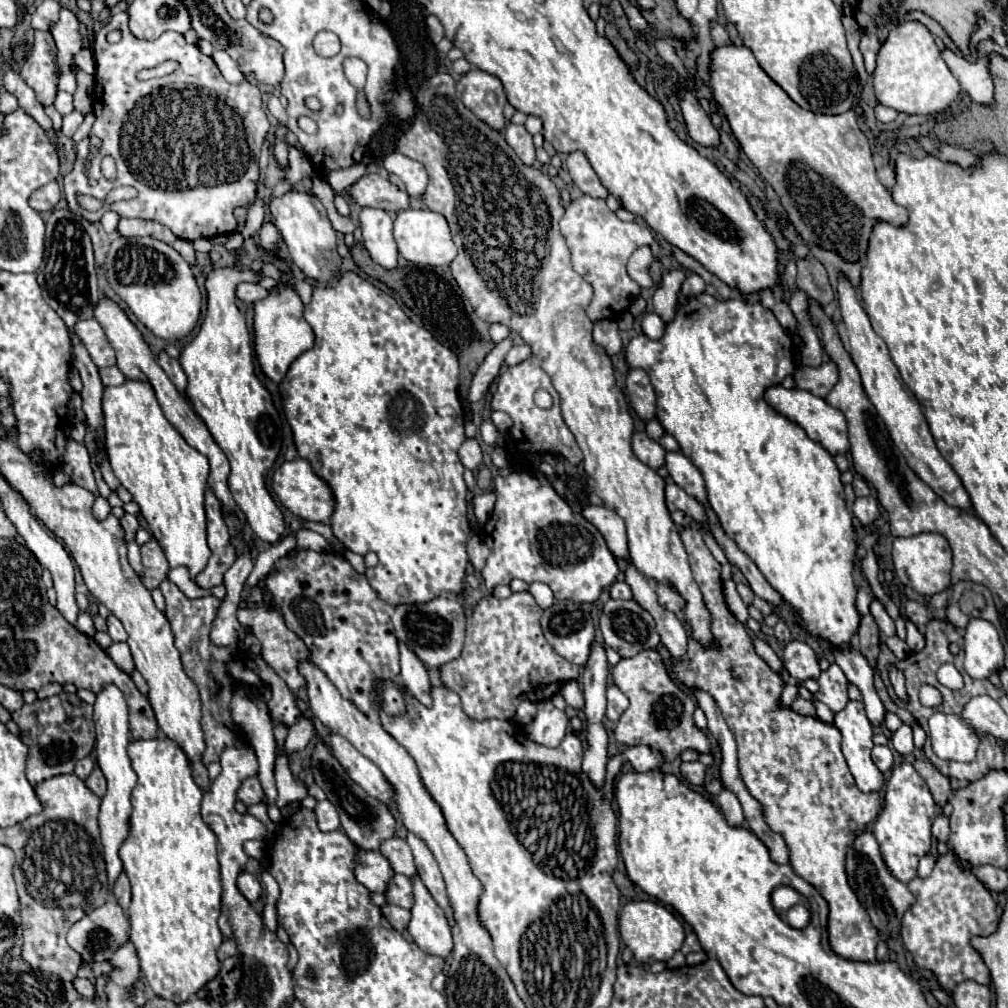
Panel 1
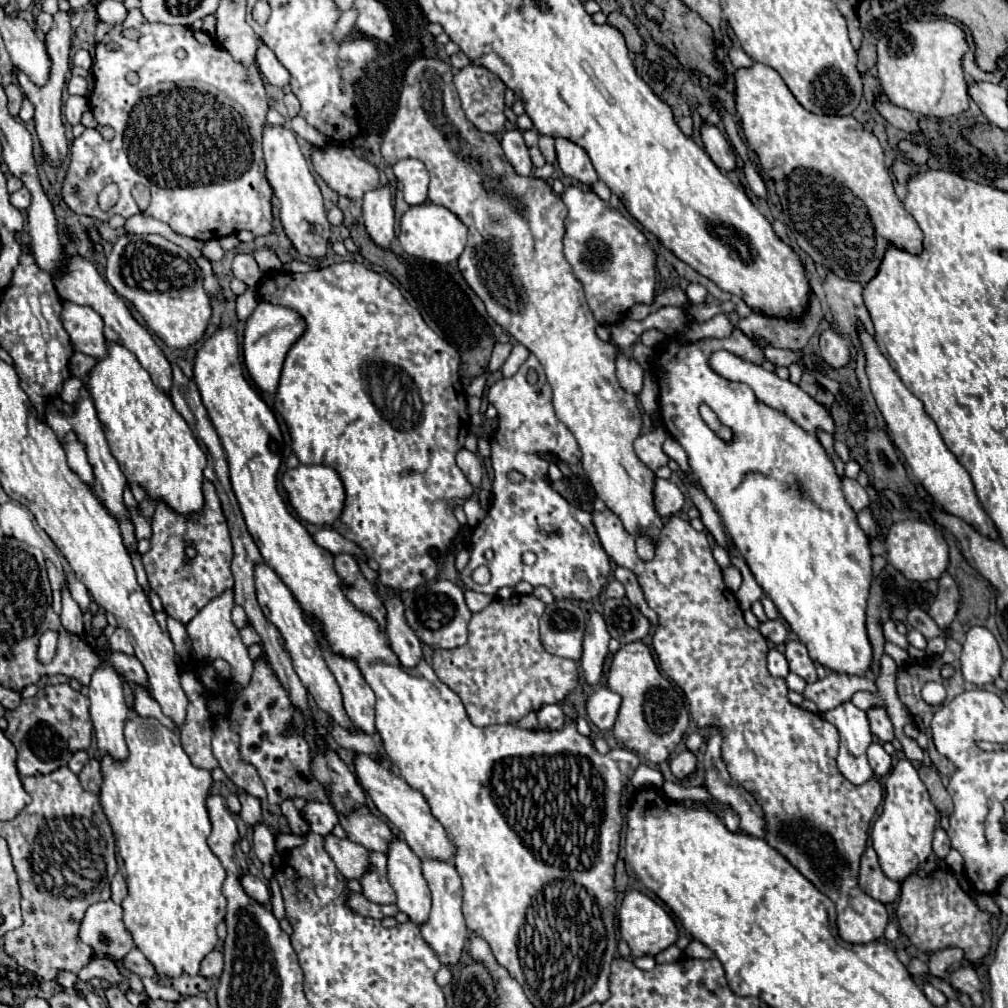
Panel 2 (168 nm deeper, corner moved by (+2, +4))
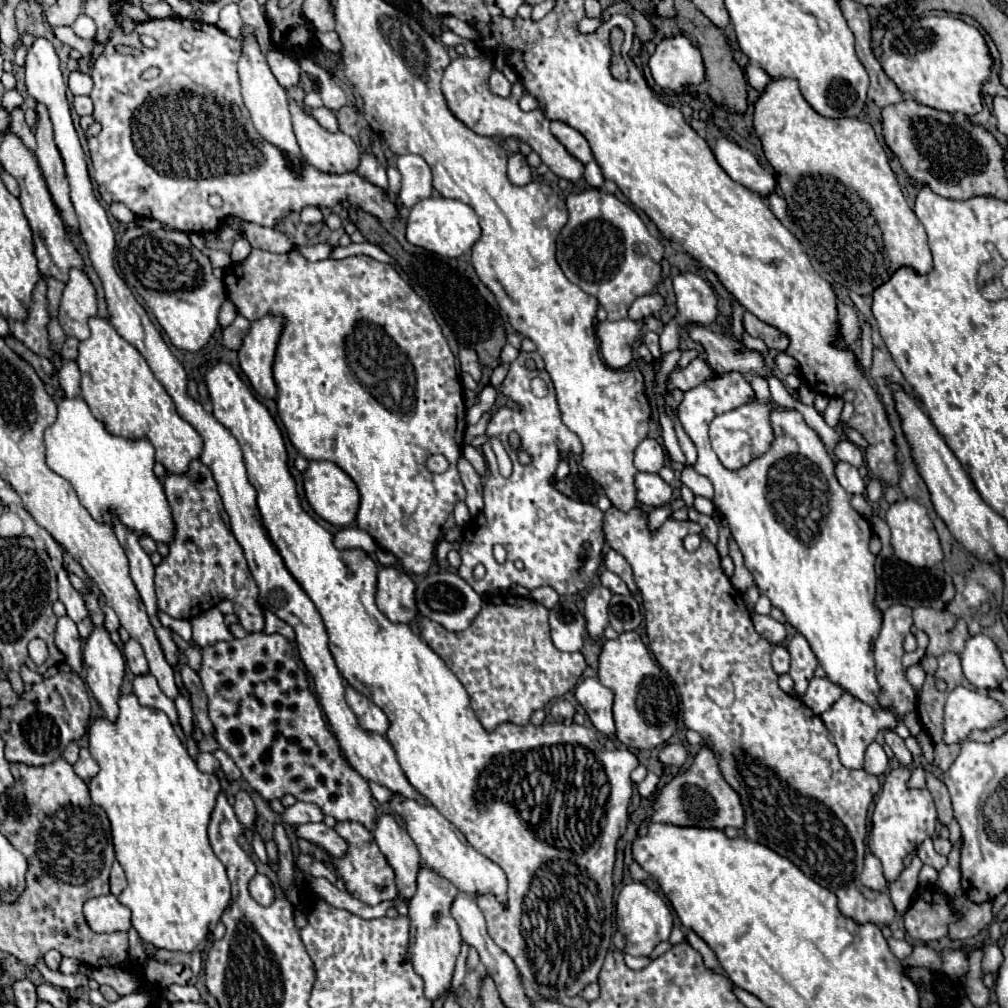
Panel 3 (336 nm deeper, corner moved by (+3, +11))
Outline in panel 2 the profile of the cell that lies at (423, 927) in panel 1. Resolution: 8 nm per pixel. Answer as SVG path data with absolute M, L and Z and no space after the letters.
M395 839L389 845L387 869L399 911L407 913L407 917L421 927L427 923L427 915L431 911L431 893L421 873L421 859L411 851L411 847L407 847L405 841Z

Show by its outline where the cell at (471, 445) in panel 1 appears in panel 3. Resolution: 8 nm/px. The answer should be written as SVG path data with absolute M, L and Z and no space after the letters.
M460 458L458 460L458 472L460 472L460 478L464 482L464 488L466 488L466 506L470 510L470 516L478 516L484 508L484 502L482 502L482 482L480 482L480 476L476 474L476 470L472 468L472 464L466 460L466 458Z

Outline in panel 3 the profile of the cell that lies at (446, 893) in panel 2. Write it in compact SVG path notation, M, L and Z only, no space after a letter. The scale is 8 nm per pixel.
M422 868L416 880L416 894L408 902L410 918L410 960L414 972L424 980L424 996L428 1000L438 1000L446 994L454 974L454 962L460 954L460 930L450 914L450 904L458 896L458 888L446 878Z

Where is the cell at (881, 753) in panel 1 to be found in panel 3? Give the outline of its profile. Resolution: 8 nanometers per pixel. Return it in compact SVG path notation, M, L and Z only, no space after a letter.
M872 742L866 750L866 760L864 760L864 770L868 774L874 774L874 776L880 776L884 774L888 768L888 758L882 750L882 746L878 742Z

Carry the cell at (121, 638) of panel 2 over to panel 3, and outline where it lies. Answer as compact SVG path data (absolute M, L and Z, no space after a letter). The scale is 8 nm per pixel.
M128 640L128 642L124 644L124 658L126 658L128 668L130 668L136 676L148 674L146 656L144 656L144 652L142 652L142 646L140 646L136 640Z

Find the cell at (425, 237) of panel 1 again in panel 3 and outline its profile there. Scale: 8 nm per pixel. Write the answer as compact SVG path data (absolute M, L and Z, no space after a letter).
M426 198L418 202L410 216L408 216L408 228L406 228L406 238L410 244L426 248L438 256L448 256L448 258L458 258L466 254L480 238L480 224L476 212L458 200L450 198Z

